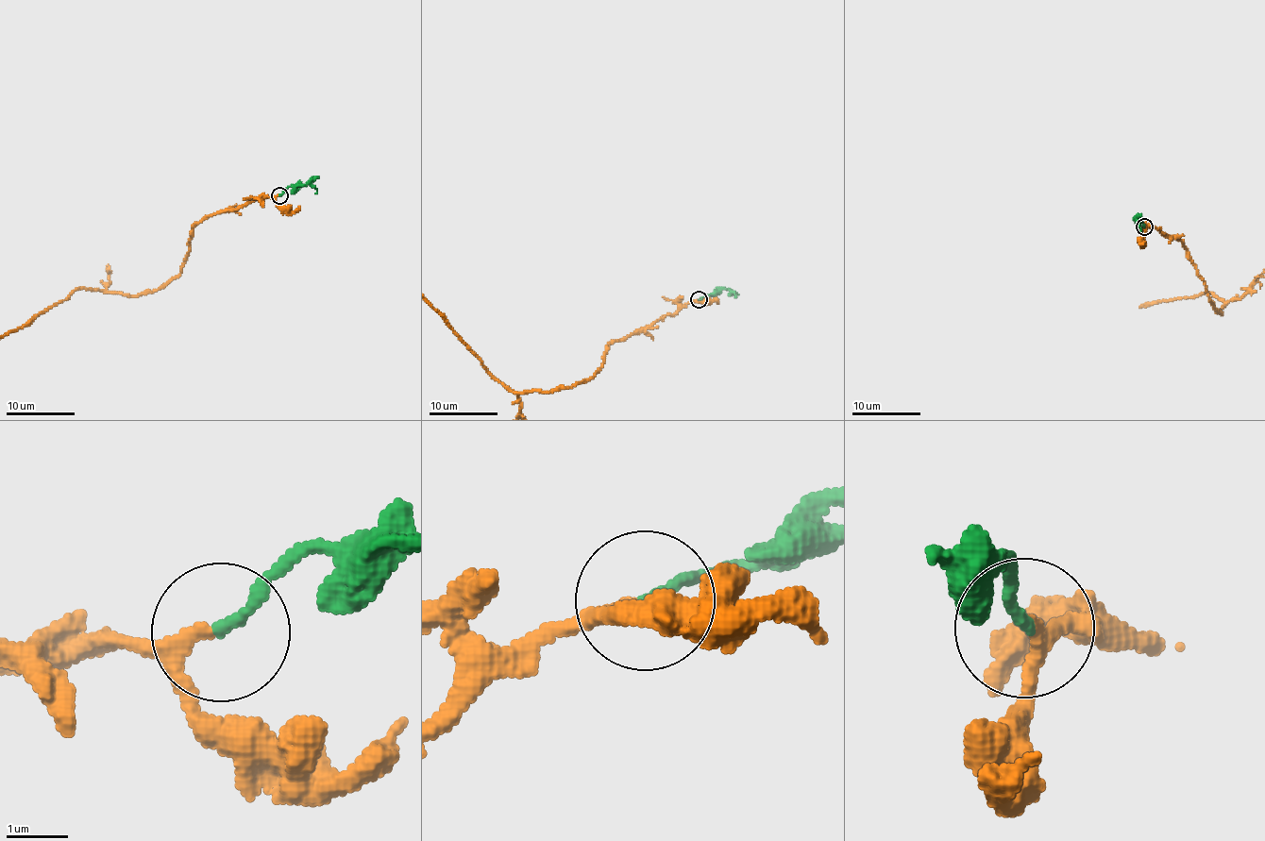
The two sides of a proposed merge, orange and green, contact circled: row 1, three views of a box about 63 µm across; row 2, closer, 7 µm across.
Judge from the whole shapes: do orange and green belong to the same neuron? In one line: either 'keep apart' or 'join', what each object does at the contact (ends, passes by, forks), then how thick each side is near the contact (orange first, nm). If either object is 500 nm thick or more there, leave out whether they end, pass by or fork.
join; orange passes by; green ends there; 170 nm thick on the orange side, 190 nm on the other

